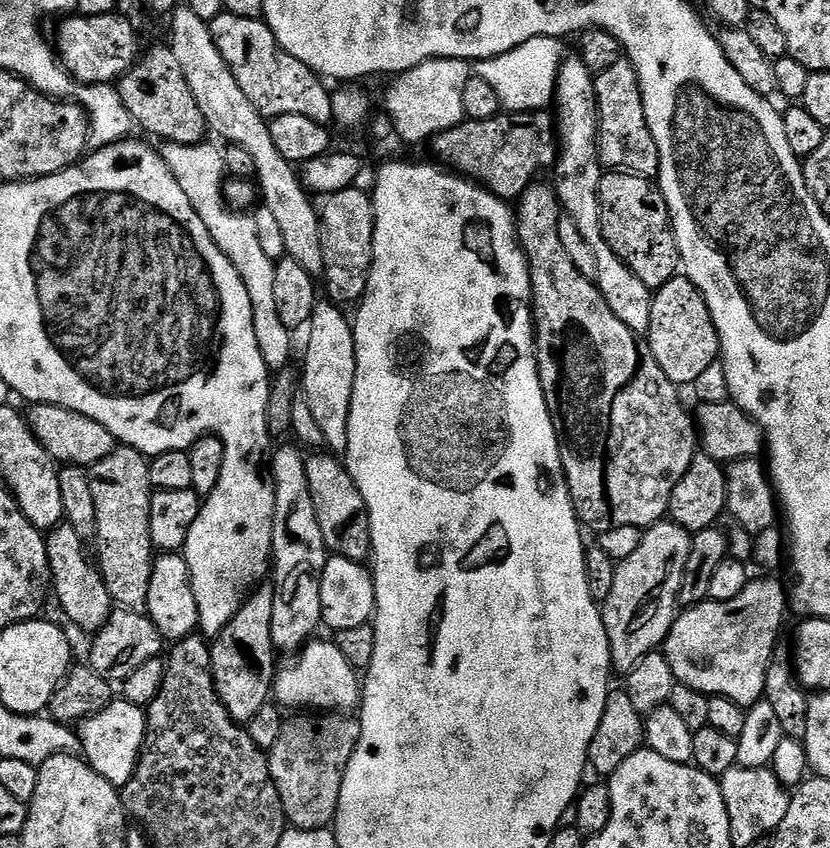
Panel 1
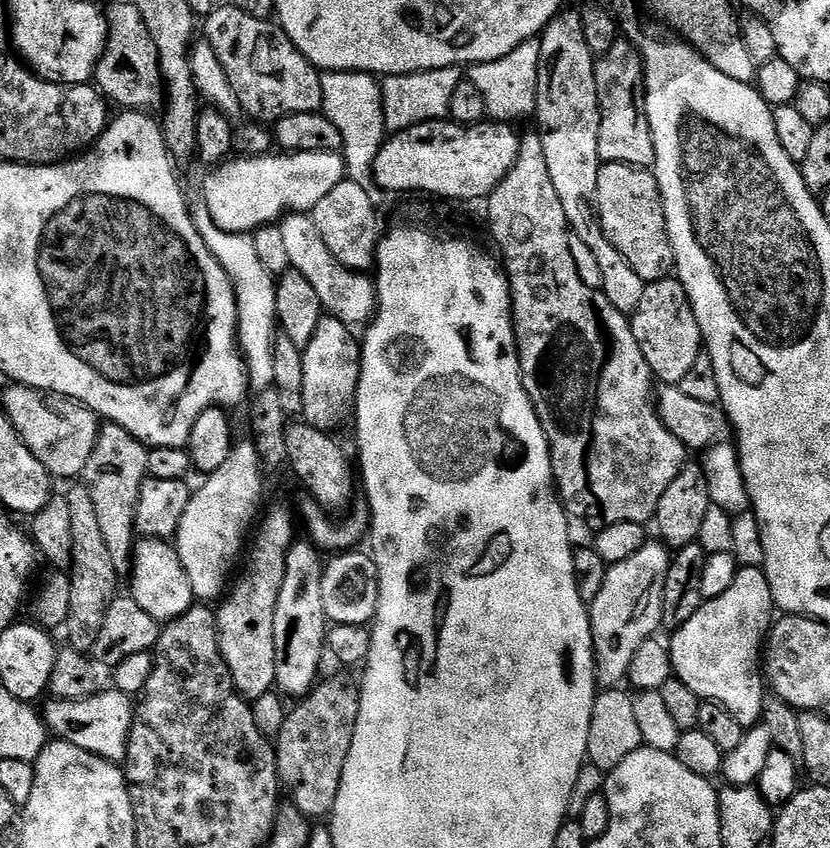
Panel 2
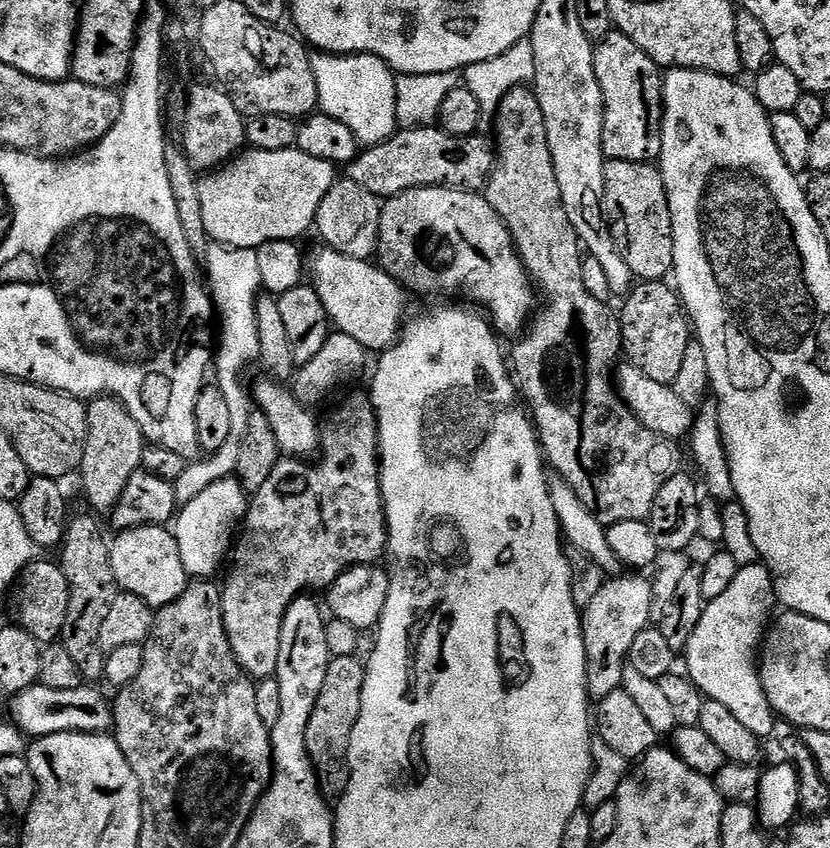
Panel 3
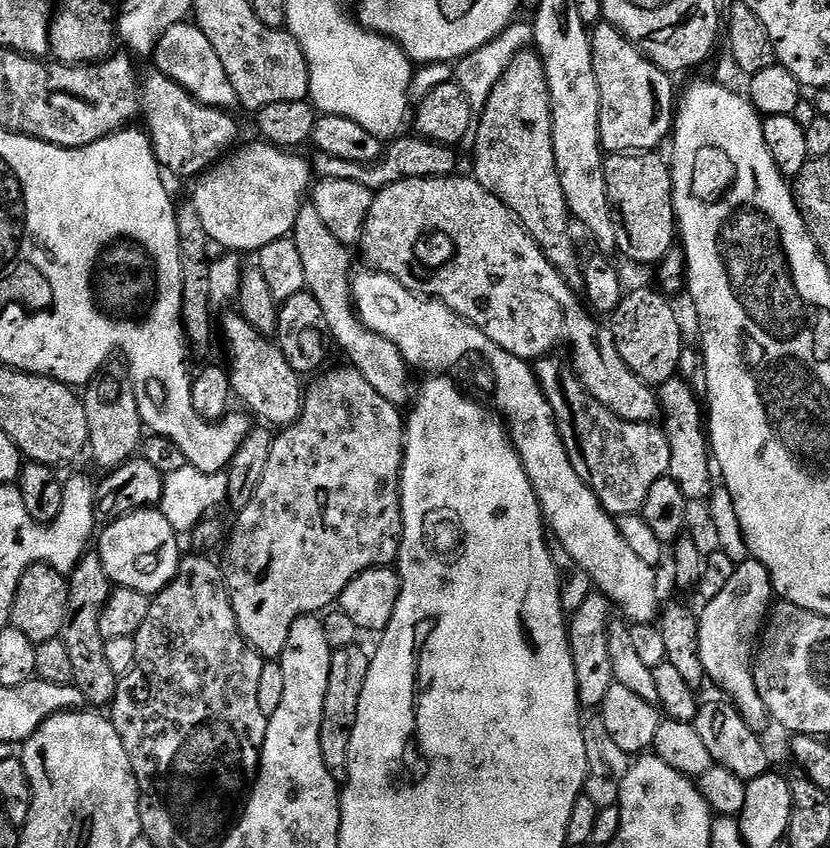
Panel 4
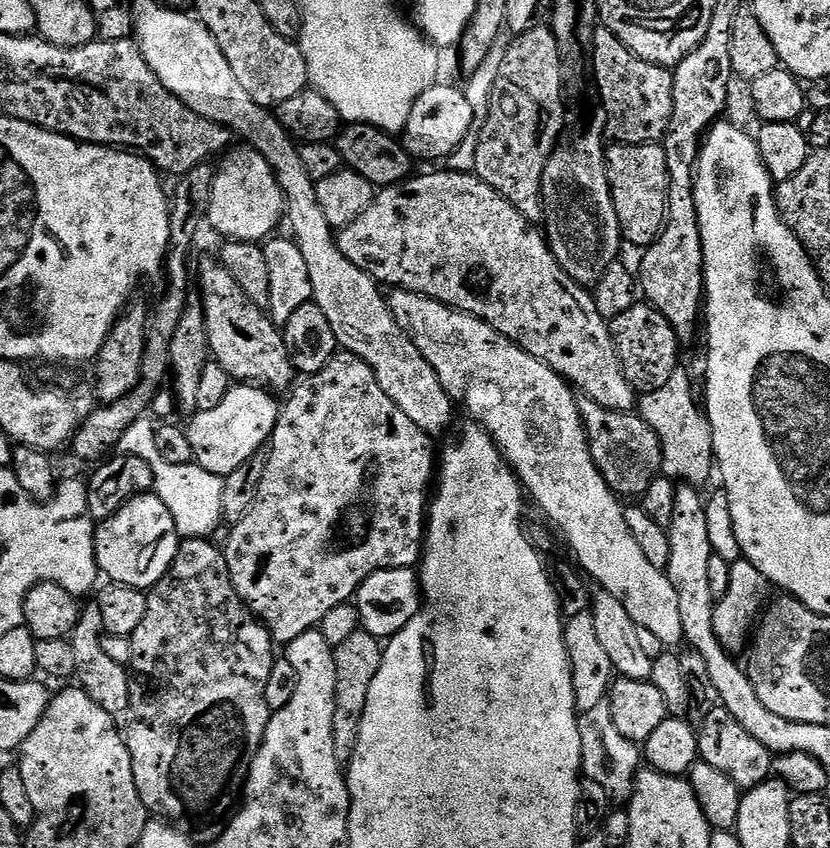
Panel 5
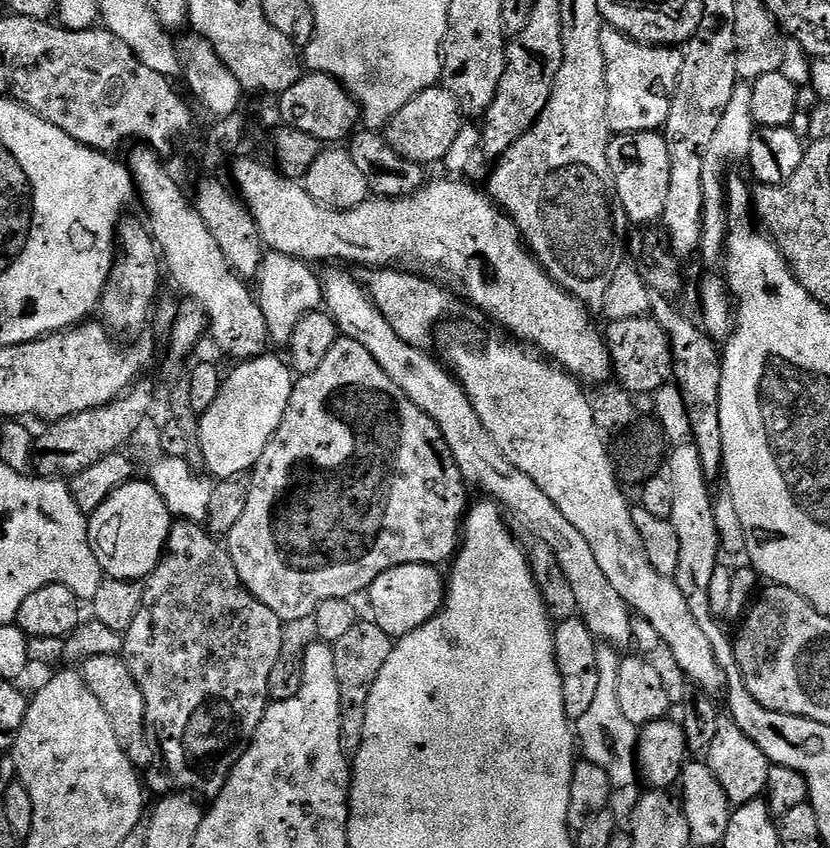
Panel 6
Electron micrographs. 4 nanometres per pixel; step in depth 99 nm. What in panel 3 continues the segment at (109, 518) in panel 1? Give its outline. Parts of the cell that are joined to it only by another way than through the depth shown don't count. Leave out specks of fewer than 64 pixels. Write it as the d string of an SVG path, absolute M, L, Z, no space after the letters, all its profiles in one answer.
M98 396L89 399L86 407L88 410L86 450L82 454L78 477L80 476L80 484L84 487L84 496L97 508L95 511L108 514L122 496L122 490L126 490L130 474L141 471L142 450L146 441L130 410L126 410L123 402L116 397Z

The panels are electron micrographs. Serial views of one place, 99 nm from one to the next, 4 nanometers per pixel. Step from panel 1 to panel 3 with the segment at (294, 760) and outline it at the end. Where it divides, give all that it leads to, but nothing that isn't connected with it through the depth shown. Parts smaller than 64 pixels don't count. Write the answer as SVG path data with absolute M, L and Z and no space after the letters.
M359 655L338 658L333 656L326 670L326 682L322 682L322 694L318 694L318 702L314 702L314 714L310 714L310 722L306 725L306 750L316 767L320 778L320 786L328 798L339 798L348 785L348 751L350 750L350 734L354 734L354 726L362 714L362 686L366 682L365 661Z

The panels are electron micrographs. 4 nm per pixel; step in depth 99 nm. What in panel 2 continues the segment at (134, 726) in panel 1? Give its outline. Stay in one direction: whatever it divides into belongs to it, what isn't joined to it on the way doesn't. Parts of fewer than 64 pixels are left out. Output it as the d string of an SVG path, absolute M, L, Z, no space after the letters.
M109 687L108 690L97 691L96 695L81 700L49 699L44 712L42 708L45 727L55 739L70 742L104 760L123 761L132 729L134 700L131 695L120 692L116 687Z

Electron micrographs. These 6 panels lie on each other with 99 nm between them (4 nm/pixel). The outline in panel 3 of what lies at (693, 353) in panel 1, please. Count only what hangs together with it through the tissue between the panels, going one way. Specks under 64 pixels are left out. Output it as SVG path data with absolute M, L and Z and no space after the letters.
M645 280L633 287L623 304L624 313L621 311L618 319L622 352L627 363L654 378L654 382L671 385L684 361L690 339L690 321L680 302L679 292L671 283Z

